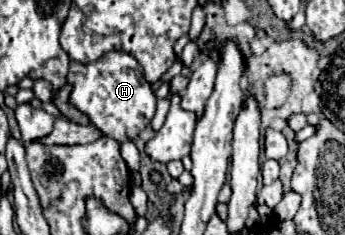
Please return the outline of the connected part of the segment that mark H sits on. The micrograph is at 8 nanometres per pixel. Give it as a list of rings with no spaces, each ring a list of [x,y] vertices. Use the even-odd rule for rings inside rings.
[[[109,52],[95,64],[71,62],[69,84],[73,84],[71,104],[89,116],[91,124],[97,126],[105,136],[115,138],[117,142],[133,140],[153,118],[155,114],[155,94],[149,82],[143,78],[143,68],[139,62],[123,52]]]

